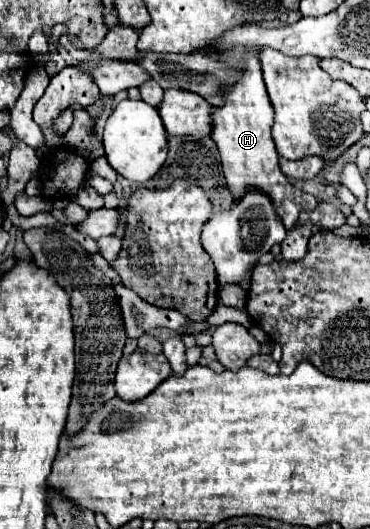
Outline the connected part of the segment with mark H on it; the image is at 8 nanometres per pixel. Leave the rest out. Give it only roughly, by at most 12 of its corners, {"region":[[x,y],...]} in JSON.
{"region":[[260,62],[212,108],[234,202],[268,192],[284,228],[318,200],[280,172]]}

